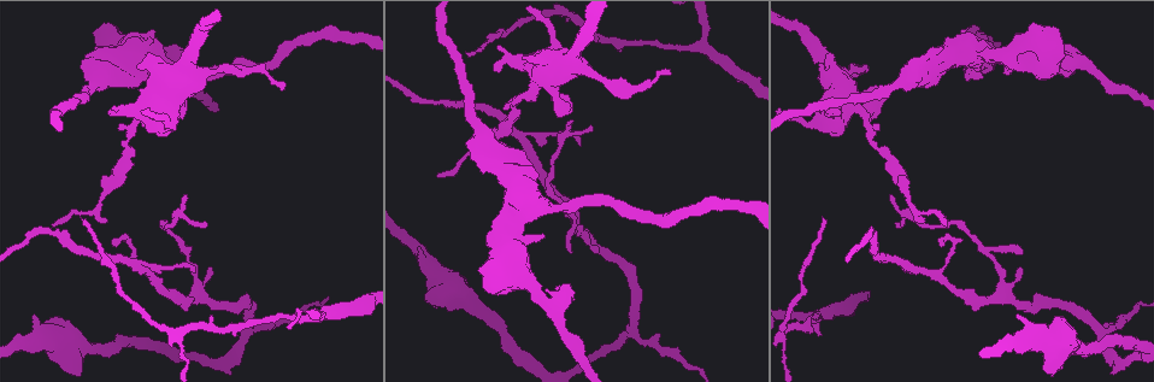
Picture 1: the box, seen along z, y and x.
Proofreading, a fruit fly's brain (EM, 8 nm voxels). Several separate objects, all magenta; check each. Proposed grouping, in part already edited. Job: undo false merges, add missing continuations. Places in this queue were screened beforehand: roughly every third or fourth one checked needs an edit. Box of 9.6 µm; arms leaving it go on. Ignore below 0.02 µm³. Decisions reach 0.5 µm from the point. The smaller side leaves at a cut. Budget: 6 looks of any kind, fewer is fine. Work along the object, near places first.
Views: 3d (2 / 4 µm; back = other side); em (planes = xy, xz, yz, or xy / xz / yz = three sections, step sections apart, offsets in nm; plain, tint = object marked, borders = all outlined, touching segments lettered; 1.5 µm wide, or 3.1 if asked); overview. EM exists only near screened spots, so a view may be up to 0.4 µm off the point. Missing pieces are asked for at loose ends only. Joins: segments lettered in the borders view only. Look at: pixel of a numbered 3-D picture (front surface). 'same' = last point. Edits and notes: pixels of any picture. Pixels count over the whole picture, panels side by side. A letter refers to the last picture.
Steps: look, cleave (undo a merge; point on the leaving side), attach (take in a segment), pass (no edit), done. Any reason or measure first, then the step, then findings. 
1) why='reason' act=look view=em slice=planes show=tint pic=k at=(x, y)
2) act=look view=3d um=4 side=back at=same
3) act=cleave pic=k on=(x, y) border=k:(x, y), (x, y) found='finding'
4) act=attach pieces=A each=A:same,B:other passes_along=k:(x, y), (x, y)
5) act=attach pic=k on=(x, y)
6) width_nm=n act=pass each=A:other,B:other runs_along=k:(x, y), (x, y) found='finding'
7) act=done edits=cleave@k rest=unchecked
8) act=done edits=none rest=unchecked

why='an open end' act=look view=em slice=planes show=borders pic=1 at=(840, 134)

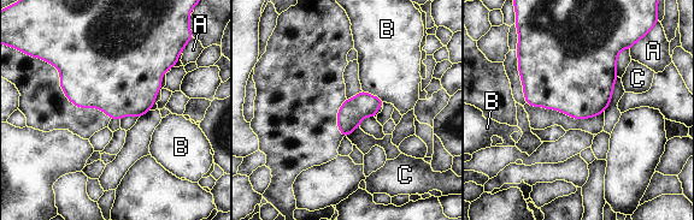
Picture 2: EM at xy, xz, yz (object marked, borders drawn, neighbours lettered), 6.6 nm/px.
act=pass each=A:other,B:other,C:other found='none of them fits'

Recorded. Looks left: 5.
why='tapers out' act=look view=3d um=4 pic=1 at=(468, 55)

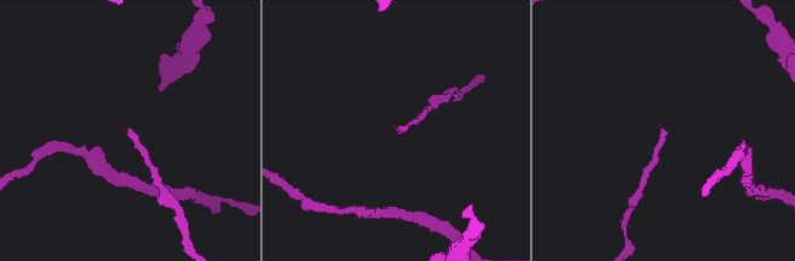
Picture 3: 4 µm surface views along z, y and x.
act=look view=em slice=xy step=8 show=borders pic=3 at=(661, 128)

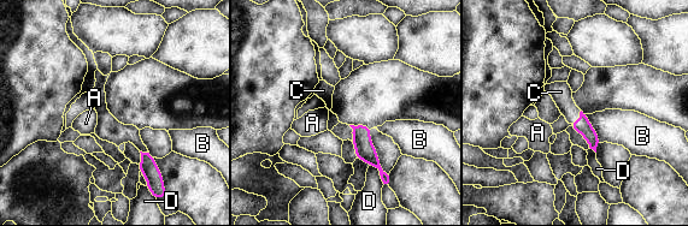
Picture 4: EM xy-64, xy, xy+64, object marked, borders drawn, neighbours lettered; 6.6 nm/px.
longest_contact=B:220nm act=attach pieces=C each=A:other,B:other,C:same,D:other passes_along=4:(583, 126), (578, 120), (560, 91) found='it goes on there'

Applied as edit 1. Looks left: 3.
why='redraw' act=look view=overview

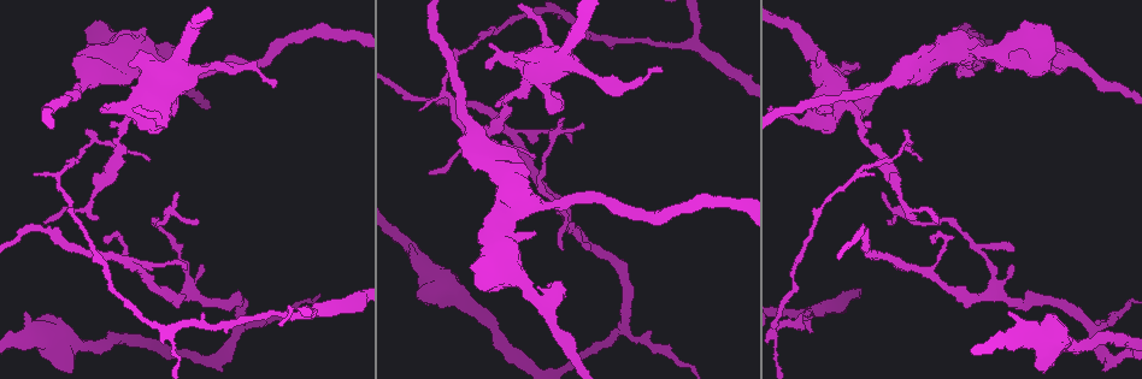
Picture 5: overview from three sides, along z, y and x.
why='an open end' act=look view=em slice=xy step=4 show=tint pic=5 at=(890, 219)

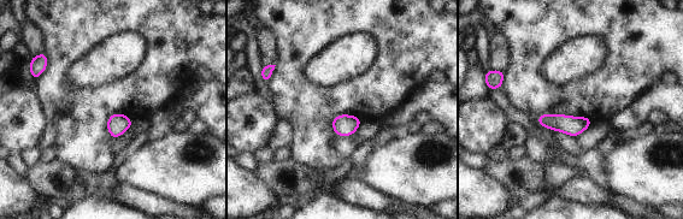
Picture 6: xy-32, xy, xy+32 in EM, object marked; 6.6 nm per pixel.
act=look view=em slice=planes show=borders at=same

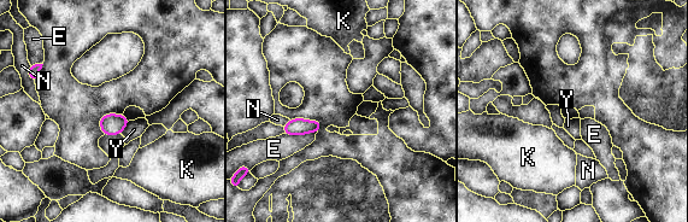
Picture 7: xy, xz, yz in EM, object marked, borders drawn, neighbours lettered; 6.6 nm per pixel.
longest_contact=E:220nm act=pass each=E:other,K:other,N:other,Y:other border=7:(317, 130), (304, 134), (284, 134) found='no lettered segment goes on from it'

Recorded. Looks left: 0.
act=done edits=attach@4 rest=unchecked

